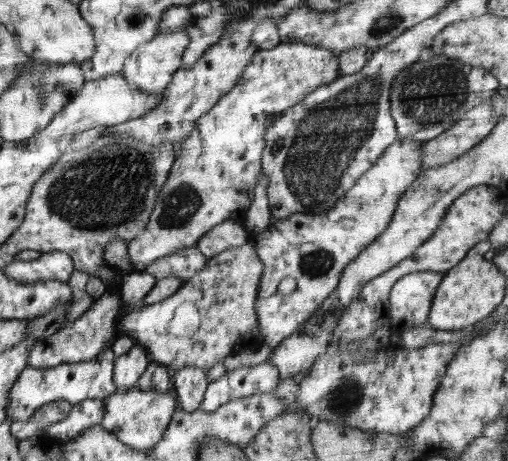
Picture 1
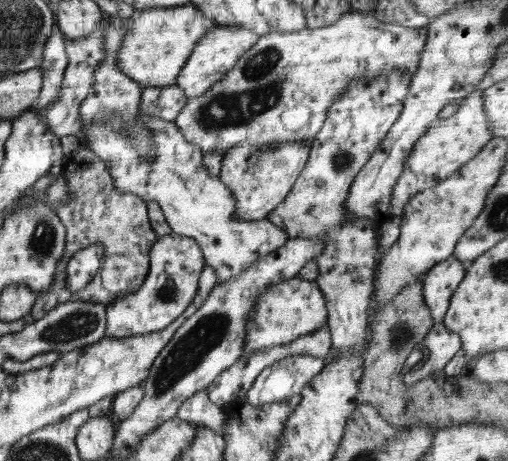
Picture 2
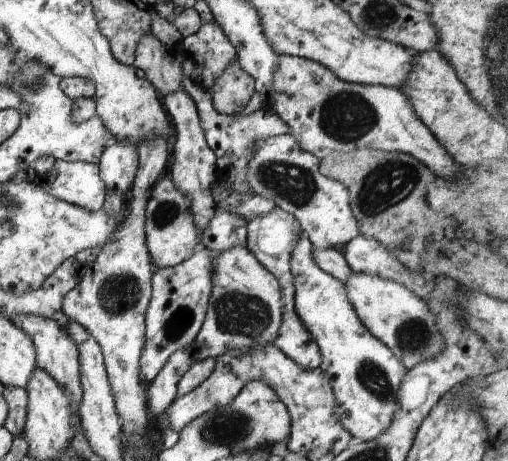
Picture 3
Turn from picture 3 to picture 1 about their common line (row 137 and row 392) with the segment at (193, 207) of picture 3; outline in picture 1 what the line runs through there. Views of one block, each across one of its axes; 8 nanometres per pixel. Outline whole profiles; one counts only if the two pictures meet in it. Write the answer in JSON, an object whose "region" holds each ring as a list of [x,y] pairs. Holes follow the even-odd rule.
{"region":[[[186,367],[174,374],[174,390],[176,398],[186,412],[194,412],[200,409],[204,393],[209,385],[206,380],[206,372],[200,368]]]}

